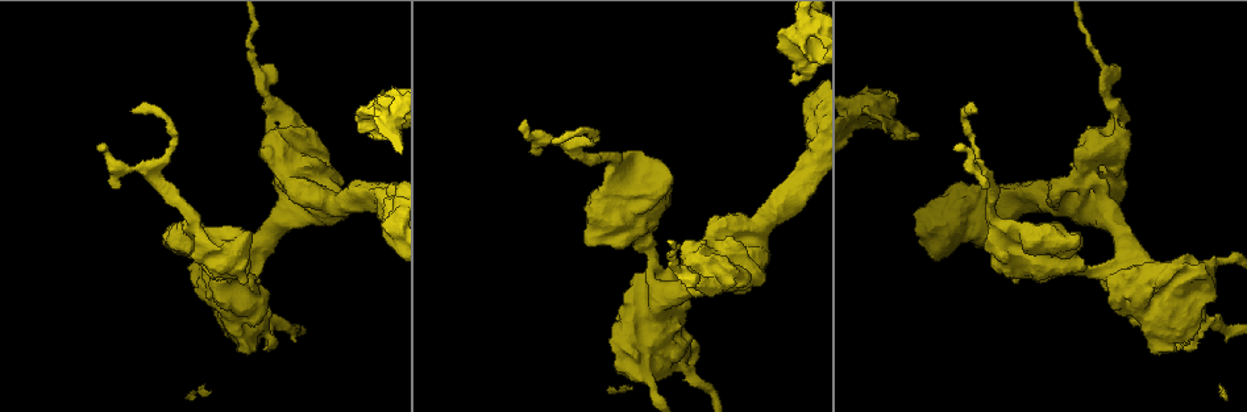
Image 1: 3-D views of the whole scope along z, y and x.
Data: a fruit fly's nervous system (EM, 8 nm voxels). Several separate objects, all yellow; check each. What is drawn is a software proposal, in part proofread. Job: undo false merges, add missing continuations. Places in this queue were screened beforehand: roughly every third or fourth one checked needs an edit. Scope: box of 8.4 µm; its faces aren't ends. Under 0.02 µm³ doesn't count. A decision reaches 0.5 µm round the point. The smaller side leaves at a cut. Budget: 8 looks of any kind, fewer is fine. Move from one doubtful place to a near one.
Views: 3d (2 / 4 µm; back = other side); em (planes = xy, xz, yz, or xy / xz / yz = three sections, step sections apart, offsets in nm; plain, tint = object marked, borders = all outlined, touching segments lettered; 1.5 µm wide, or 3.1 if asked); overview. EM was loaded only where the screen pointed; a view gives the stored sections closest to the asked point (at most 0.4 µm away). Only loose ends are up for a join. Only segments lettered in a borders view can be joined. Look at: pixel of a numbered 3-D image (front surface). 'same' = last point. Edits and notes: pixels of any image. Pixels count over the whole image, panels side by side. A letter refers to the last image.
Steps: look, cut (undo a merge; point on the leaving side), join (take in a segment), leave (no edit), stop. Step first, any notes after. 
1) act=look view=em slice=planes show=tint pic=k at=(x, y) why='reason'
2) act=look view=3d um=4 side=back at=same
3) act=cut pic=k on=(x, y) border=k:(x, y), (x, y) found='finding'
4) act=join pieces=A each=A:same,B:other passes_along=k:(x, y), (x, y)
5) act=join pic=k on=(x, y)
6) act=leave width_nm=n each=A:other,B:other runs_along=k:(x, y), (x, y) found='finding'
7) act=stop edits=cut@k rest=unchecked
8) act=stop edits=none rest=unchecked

act=look view=3d um=4 side=back pic=1 at=(264, 350) why='thick end'

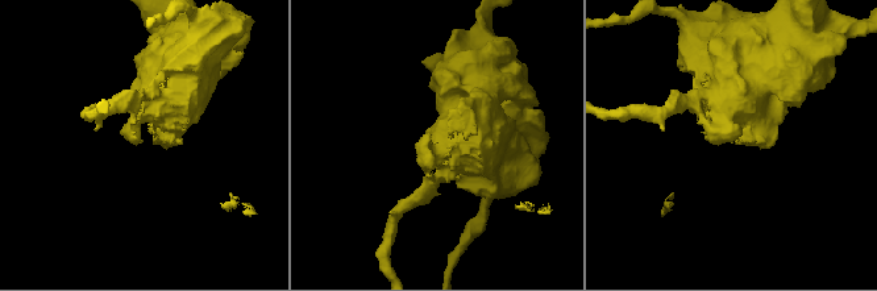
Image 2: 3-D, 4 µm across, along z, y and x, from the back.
act=look view=em slice=xy step=4 show=borders pic=2 at=(143, 140) why='now the EM'

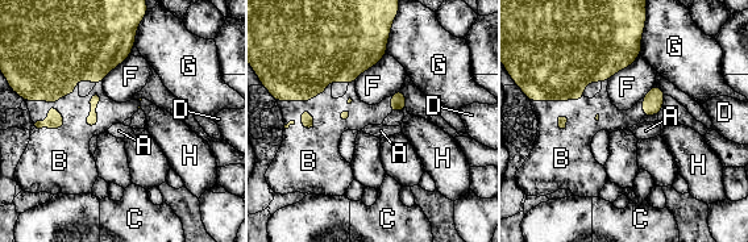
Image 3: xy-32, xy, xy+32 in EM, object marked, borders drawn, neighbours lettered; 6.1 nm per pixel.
act=look view=em slice=planes show=borders at=same

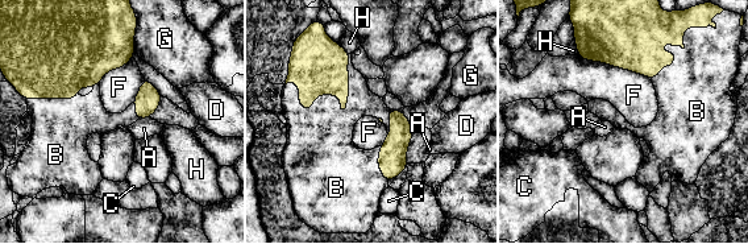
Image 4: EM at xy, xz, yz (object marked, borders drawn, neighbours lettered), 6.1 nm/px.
act=join pieces=B each=A:other,B:same,C:other,D:other,F:other,G:other,H:other found='the neuron continues'

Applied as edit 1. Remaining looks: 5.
act=look view=em slice=yz step=8 show=tint pic=1 at=(1081, 267) why='thick turns thin'

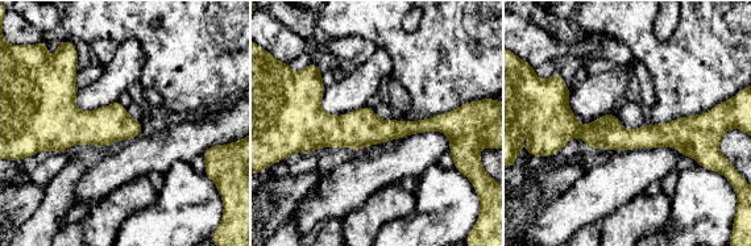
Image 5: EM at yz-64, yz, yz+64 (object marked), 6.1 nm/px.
act=look view=em slice=planes show=borders at=same

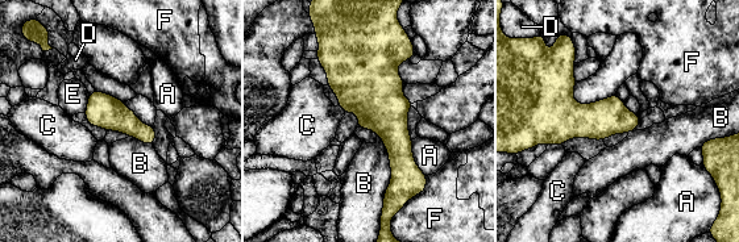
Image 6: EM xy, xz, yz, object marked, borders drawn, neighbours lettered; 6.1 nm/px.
act=leave width_nm=200 longest_contact=B:460nm each=A:other,B:other,C:other,D:other,E:other,F:other found='one neuron here'

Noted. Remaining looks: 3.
act=look view=em slice=planes show=borders pic=1 at=(527, 120) why='an open end'

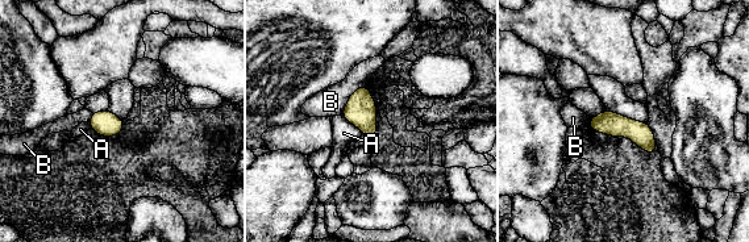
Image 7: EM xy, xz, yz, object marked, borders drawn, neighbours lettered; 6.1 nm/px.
act=leave width_nm=140 each=A:other,B:other runs_along=7:(593, 122), (631, 128), (652, 150) found='no lettered segment goes on from it'

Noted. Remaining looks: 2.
act=stop edits=join@4 rest=unchecked

